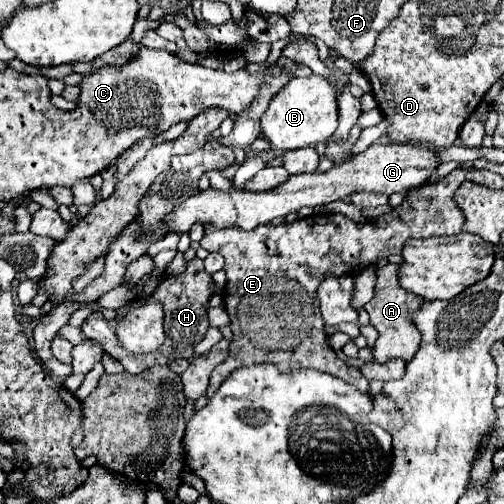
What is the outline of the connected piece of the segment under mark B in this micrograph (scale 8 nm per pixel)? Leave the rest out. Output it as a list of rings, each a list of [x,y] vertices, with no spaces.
[[[331,69],[331,79],[321,75],[297,77],[291,79],[269,103],[267,111],[261,117],[261,131],[269,143],[281,151],[293,151],[317,143],[325,143],[339,125],[339,107],[337,97],[339,91],[349,87],[349,71]]]

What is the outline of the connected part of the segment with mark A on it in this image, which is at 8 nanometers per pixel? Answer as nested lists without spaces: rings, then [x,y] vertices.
[[[387,263],[385,267],[377,269],[377,283],[375,283],[375,297],[365,305],[365,311],[371,317],[371,325],[379,331],[379,339],[373,347],[375,353],[375,361],[385,363],[389,359],[401,357],[405,361],[411,361],[413,355],[419,349],[421,343],[421,333],[413,323],[413,313],[417,313],[421,309],[423,299],[405,291],[399,285],[399,265],[395,263]]]

